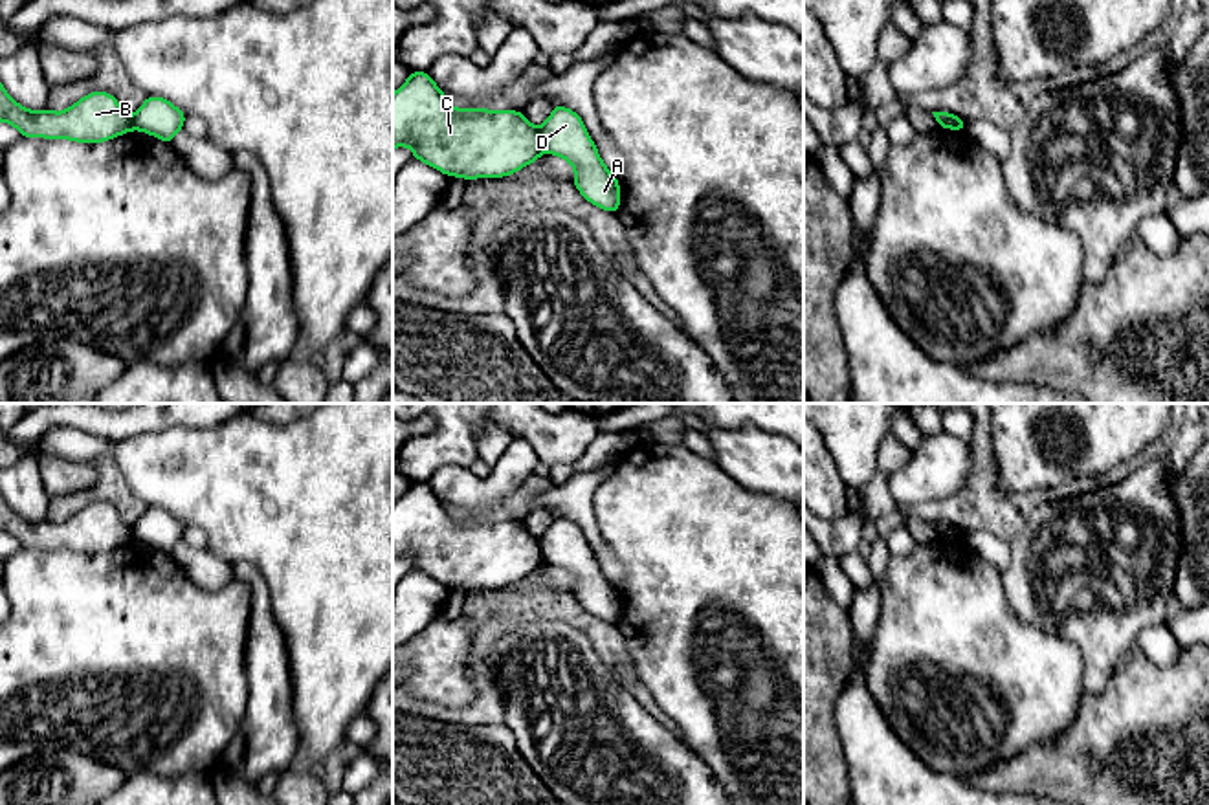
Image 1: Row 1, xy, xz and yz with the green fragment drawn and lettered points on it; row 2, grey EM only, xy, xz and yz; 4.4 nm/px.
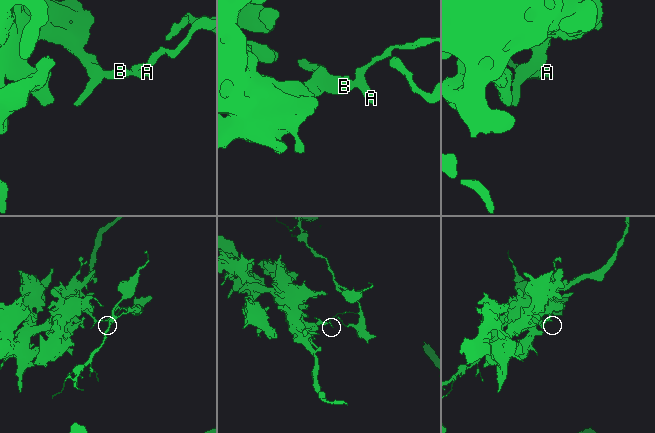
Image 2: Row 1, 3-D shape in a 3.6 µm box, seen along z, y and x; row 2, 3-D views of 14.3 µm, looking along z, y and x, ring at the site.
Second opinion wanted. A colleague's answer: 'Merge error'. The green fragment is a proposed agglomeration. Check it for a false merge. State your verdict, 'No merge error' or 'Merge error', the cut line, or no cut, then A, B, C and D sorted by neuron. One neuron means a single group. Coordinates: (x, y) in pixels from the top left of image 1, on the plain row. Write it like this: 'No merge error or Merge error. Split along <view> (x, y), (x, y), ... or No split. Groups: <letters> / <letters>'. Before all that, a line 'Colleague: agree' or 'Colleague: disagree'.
Colleague: agree
Merge error. Split along xz (538, 541), (543, 560). Groups: A D / B C

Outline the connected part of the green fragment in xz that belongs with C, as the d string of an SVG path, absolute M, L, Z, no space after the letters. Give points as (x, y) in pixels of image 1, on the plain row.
M411 482L393 504L393 559L409 557L420 570L446 587L505 589L543 565L539 541L517 521L453 519L427 482Z

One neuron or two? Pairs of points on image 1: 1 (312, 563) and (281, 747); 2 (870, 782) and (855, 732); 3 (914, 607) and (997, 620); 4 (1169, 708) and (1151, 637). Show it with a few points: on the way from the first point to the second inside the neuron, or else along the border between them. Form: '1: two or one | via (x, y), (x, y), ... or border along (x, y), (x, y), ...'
1: two | border along (285, 642), (290, 668), (292, 716), (298, 727)
2: one | via (870, 769), (868, 745)
3: one | via (934, 607), (949, 620), (976, 620)
4: two | border along (1138, 644), (1162, 666), (1167, 666), (1180, 651)

